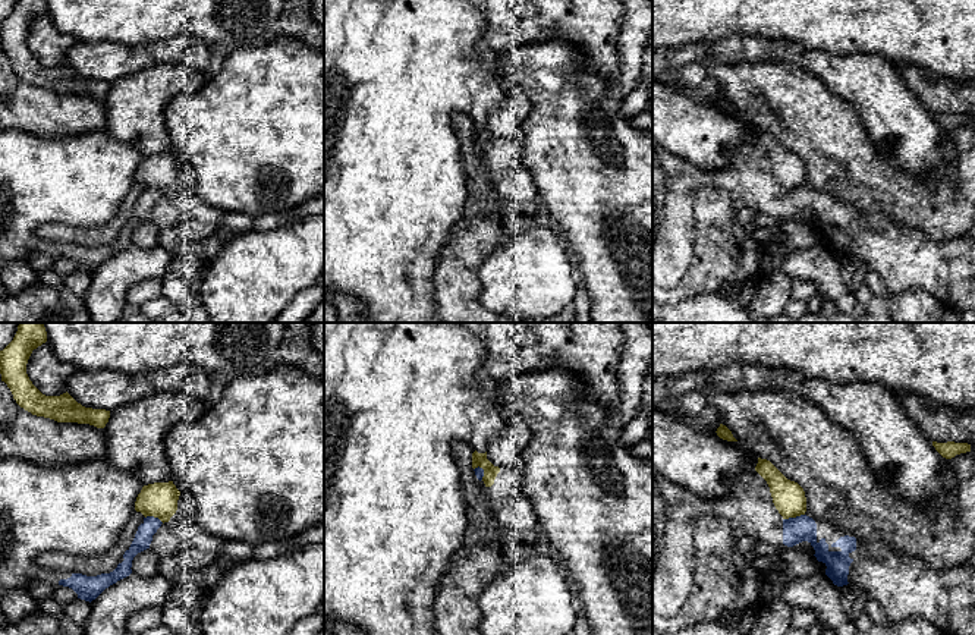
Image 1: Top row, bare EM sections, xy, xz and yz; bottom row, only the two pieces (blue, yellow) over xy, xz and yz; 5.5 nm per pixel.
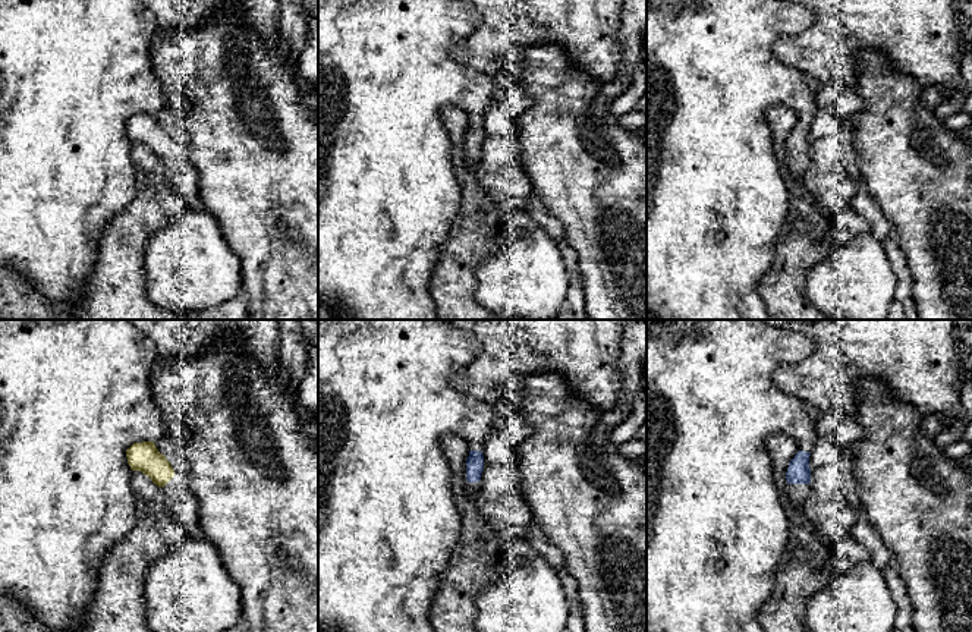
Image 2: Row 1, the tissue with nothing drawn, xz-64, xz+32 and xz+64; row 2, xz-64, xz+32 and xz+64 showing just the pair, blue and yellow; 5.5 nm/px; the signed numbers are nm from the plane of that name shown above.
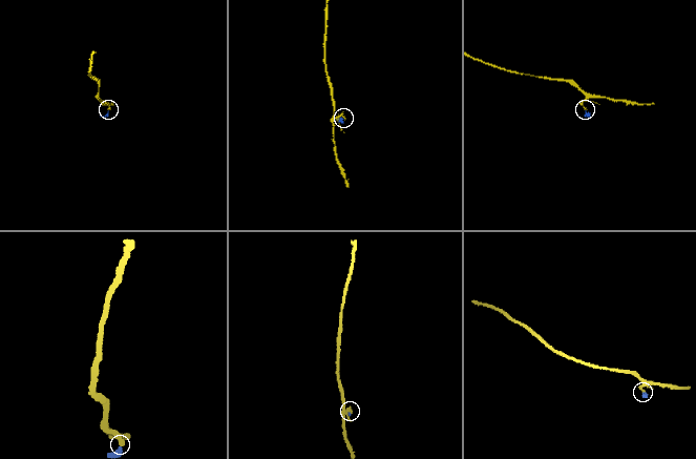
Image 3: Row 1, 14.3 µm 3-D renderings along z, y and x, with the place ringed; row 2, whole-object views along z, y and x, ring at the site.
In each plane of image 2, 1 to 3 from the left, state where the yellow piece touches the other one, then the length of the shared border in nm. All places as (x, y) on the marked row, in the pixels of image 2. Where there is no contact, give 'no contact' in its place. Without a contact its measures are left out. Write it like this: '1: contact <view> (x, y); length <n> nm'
1: no contact
2: no contact
3: no contact

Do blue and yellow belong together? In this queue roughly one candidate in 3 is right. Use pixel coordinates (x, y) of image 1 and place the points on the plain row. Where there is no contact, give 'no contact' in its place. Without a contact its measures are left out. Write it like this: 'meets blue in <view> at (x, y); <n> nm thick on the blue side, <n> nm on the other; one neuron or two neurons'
meets blue in yz at (793, 189); 140 nm thick on the blue side, 180 nm on the other; two neurons

